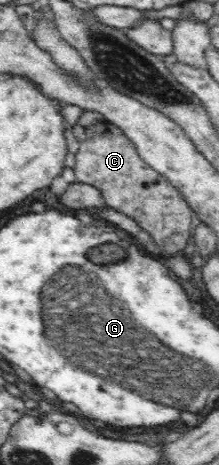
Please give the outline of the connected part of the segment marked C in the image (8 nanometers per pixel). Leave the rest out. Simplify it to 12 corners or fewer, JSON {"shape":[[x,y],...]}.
{"shape":[[87,125],[72,168],[163,256],[182,253],[194,213],[126,133]]}

